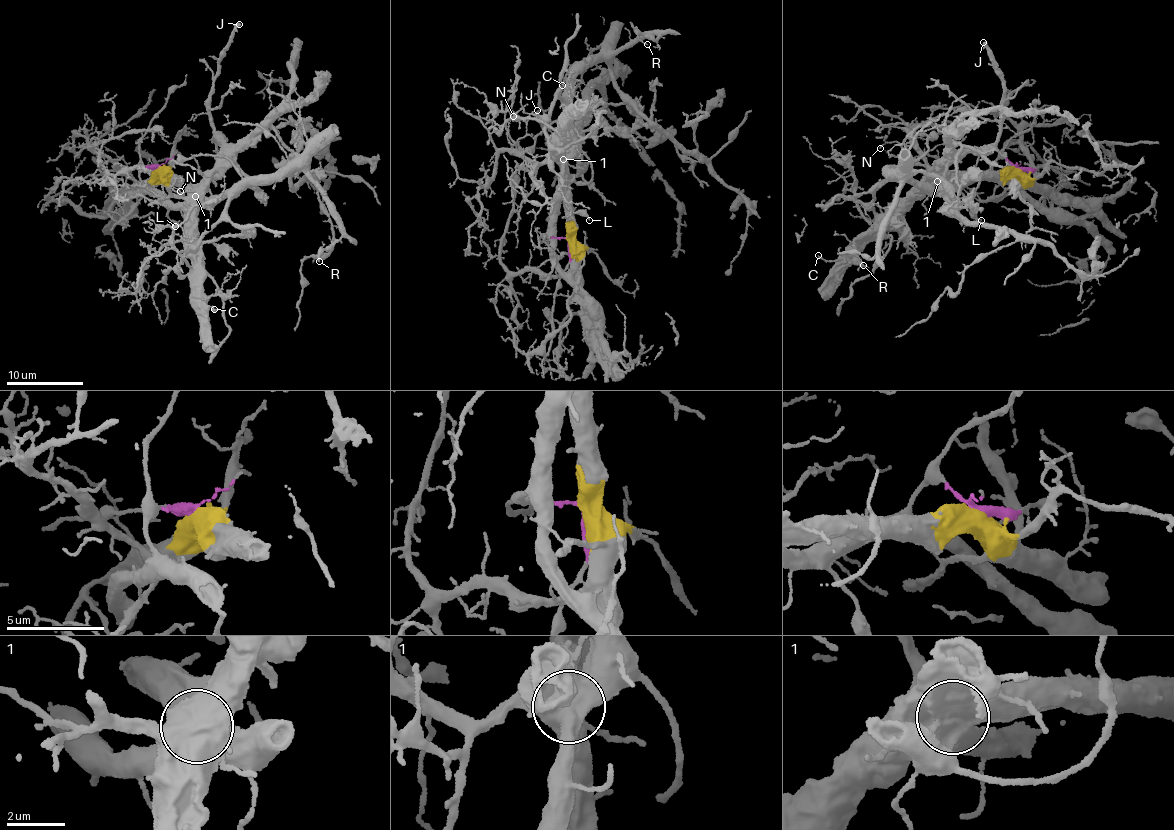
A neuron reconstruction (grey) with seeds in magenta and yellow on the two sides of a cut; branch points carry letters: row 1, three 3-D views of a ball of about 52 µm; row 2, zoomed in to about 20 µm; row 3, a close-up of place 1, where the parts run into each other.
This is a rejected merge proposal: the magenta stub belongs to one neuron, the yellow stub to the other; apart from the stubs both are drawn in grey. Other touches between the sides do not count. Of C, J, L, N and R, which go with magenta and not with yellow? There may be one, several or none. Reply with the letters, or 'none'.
L, R

